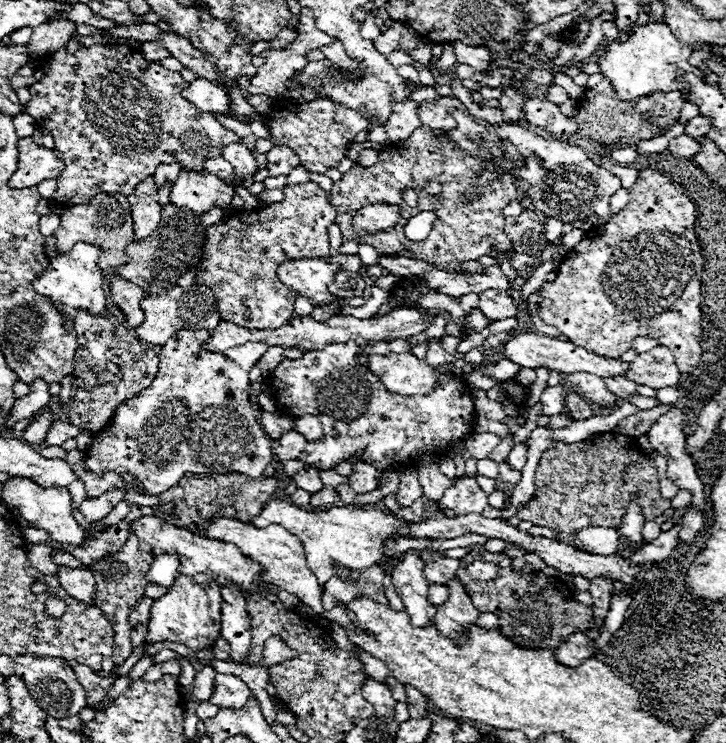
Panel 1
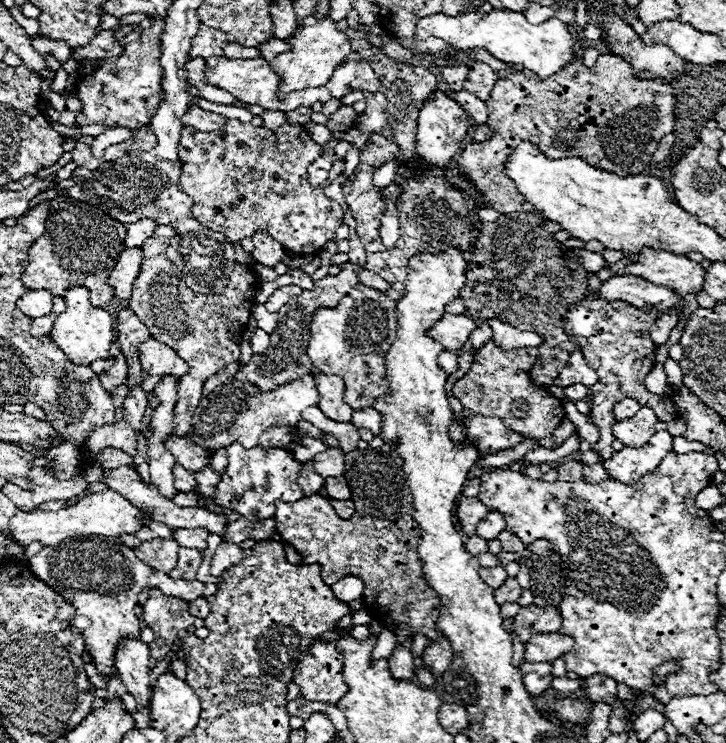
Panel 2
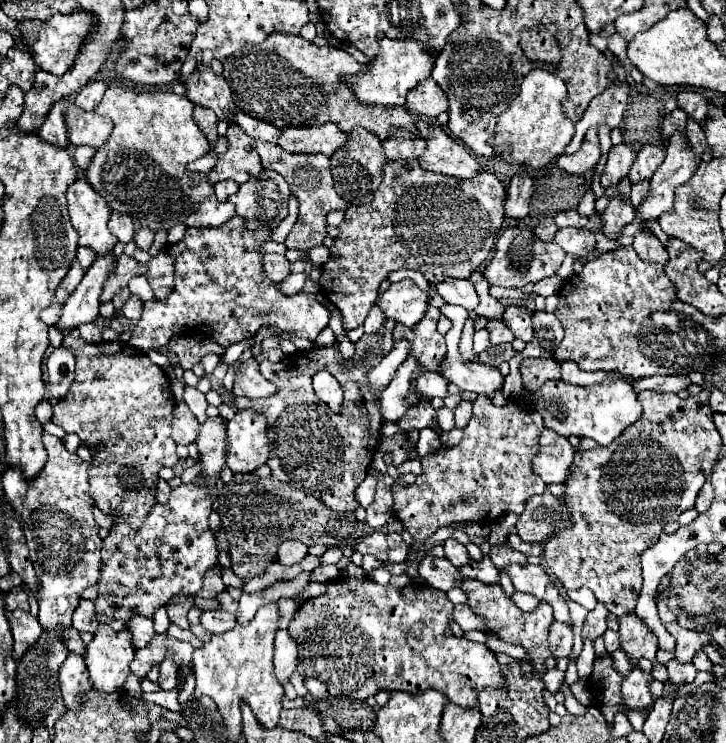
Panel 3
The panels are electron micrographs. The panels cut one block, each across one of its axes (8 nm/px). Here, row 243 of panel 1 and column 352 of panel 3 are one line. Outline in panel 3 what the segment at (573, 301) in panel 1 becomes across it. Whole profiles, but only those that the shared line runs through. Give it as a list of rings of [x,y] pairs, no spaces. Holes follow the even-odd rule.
[[[338,578],[328,584],[326,594],[300,604],[292,624],[288,626],[290,634],[296,634],[296,638],[308,638],[298,644],[296,670],[304,676],[308,692],[318,700],[338,694],[366,700],[378,690],[406,690],[416,694],[424,692],[426,688],[434,688],[448,696],[452,704],[460,708],[474,708],[478,706],[478,692],[484,688],[508,690],[508,680],[504,678],[494,654],[484,644],[476,644],[466,638],[460,640],[452,634],[452,610],[454,604],[448,600],[446,592],[432,590],[432,586],[426,584],[396,588],[392,584],[376,584],[368,578]]]

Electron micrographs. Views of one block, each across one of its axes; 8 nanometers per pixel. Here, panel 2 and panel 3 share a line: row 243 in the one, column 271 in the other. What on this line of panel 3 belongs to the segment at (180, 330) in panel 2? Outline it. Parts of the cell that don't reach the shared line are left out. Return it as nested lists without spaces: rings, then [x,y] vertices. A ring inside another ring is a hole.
[[[256,142],[256,150],[260,154],[262,166],[276,170],[286,178],[290,184],[290,190],[300,202],[300,212],[294,228],[290,230],[286,238],[288,248],[300,248],[300,250],[310,250],[314,246],[322,246],[322,240],[328,236],[328,222],[326,216],[332,210],[346,210],[348,204],[336,194],[334,190],[334,180],[330,174],[330,158],[324,154],[294,154],[286,152],[280,146],[266,144],[266,142]]]

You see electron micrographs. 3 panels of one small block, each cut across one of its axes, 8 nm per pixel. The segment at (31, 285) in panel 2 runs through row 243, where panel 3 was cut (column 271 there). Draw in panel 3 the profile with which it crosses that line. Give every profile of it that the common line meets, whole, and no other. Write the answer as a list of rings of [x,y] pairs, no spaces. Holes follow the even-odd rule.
[[[270,34],[262,44],[244,46],[244,50],[238,50],[226,58],[222,66],[224,78],[240,110],[276,128],[320,126],[332,122],[342,132],[352,132],[356,126],[362,126],[380,140],[390,136],[390,128],[400,128],[420,136],[416,120],[406,108],[378,108],[373,104],[360,104],[352,86],[342,80],[342,74],[366,72],[368,64],[358,64],[342,48],[316,46],[302,36]]]

